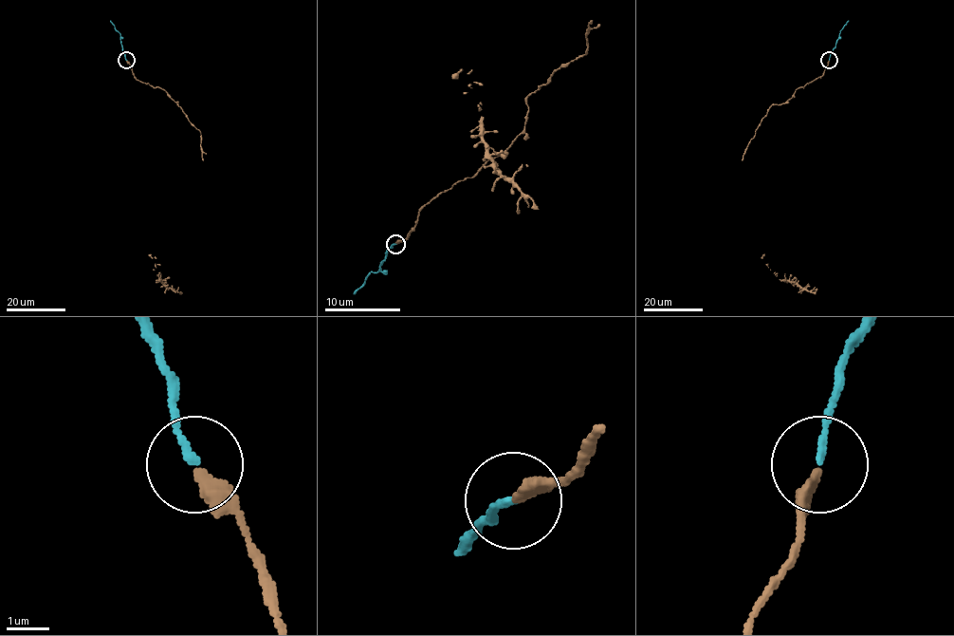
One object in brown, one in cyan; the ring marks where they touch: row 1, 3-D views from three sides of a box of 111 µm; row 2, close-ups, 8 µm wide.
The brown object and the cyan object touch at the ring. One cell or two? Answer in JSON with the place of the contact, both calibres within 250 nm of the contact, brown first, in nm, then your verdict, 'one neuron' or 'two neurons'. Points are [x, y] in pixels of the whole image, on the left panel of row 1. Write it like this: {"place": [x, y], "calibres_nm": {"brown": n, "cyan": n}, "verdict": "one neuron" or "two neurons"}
{"place": [126, 60], "calibres_nm": {"brown": 320, "cyan": 160}, "verdict": "one neuron"}

